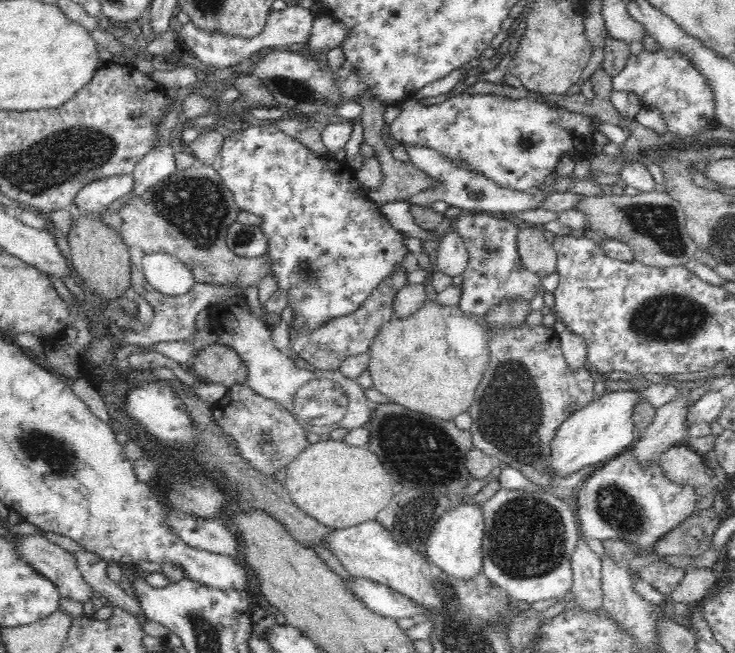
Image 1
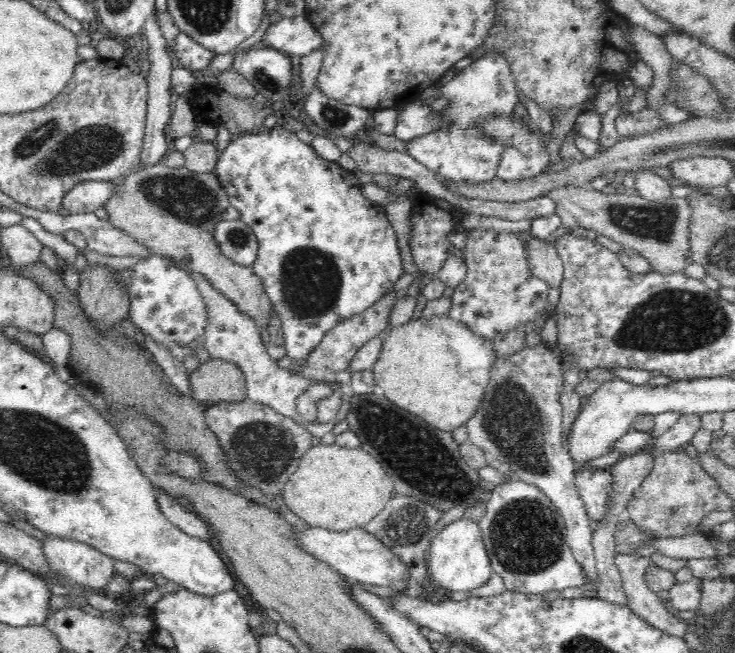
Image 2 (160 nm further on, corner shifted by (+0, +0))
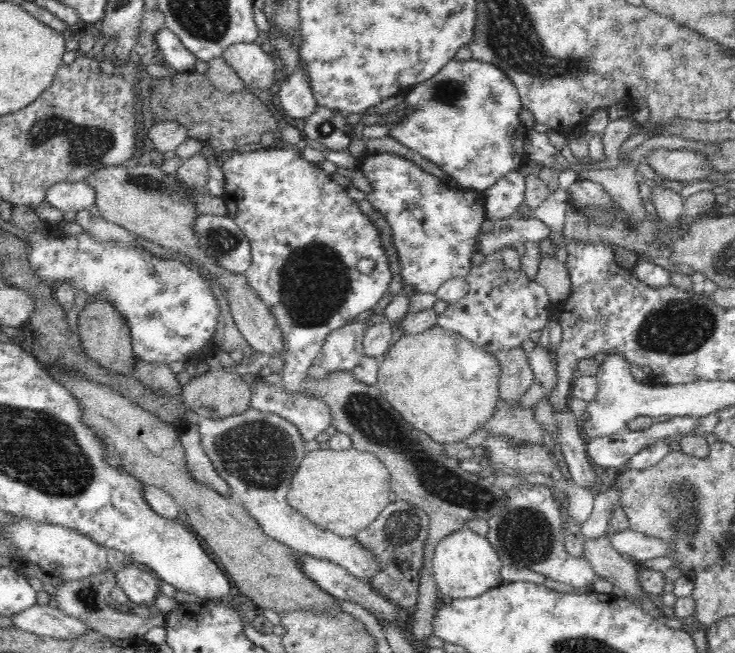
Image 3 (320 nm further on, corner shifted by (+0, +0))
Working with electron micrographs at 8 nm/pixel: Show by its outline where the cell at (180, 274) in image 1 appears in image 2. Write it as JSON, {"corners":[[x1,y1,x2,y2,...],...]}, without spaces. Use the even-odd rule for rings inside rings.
{"corners":[[157,255,142,259,134,268,133,272,120,272,120,280,129,287,130,306,129,316,136,328,140,329,145,337,150,337,158,344,163,344,166,348,171,348,174,343,180,346,192,344,196,339,203,339,206,330,206,307,202,301,202,294,197,288,196,282,184,268,179,268,167,257]]}

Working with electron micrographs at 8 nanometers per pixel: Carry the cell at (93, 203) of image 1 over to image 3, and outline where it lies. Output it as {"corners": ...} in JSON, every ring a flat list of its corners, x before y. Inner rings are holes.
{"corners":[[88,181,60,182,48,190,46,200,47,204,62,212,80,212,94,206,96,196,96,189]]}

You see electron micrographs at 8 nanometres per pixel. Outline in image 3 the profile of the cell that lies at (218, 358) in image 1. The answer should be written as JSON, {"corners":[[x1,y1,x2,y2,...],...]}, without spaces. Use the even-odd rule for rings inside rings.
{"corners":[[211,368,205,374,191,377,183,386,184,404,200,417,223,417,244,412,251,407,251,386,244,377,236,372,226,372,219,368]]}

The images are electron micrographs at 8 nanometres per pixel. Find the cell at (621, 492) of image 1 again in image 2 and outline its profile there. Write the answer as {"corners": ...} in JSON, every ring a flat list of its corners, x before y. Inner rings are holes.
{"corners":[[589,464,579,467,576,472,575,485,587,515,599,527,611,516,612,492,615,488,612,478,614,475,608,468,600,470]]}

